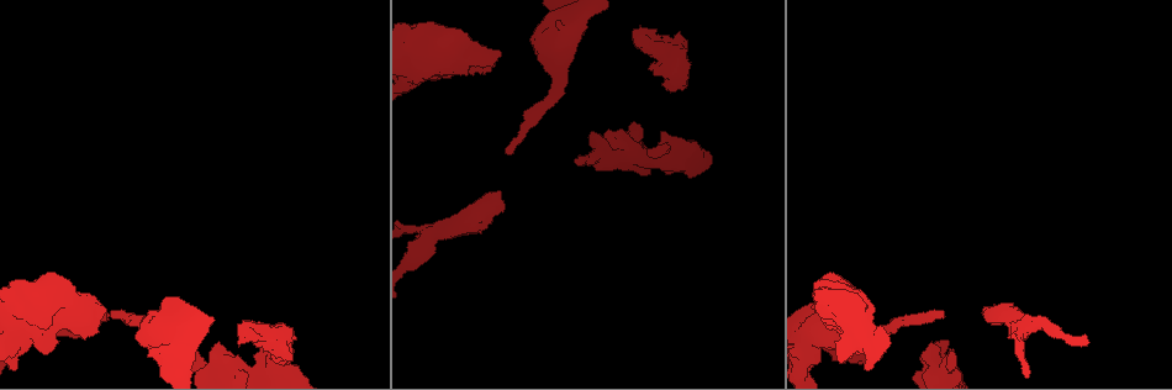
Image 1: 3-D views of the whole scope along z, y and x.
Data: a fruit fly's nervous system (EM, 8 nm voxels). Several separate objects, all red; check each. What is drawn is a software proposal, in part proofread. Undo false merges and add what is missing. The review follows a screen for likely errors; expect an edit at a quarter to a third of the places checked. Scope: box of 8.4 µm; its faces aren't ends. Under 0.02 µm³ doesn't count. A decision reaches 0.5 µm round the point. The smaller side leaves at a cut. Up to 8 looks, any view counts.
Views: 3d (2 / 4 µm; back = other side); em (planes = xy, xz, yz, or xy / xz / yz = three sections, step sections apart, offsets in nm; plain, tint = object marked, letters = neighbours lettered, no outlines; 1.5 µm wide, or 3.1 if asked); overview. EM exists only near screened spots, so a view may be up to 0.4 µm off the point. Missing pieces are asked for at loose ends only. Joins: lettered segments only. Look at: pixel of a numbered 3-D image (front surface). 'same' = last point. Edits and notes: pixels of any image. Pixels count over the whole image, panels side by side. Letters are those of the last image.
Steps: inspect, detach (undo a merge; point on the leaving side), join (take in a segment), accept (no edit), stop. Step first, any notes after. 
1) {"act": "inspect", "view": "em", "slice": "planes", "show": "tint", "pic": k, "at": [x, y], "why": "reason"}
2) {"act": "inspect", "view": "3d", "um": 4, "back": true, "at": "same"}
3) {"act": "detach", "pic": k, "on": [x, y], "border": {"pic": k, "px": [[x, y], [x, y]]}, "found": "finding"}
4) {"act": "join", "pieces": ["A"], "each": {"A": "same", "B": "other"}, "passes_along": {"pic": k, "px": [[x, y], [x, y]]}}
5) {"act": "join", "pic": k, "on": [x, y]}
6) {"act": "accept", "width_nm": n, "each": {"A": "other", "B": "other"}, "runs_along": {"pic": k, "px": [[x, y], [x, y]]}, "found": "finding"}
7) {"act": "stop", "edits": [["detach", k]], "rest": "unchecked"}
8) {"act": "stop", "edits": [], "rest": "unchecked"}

{"act": "inspect", "view": "em", "slice": "planes", "show": "letters", "pic": 1, "at": [1027, 328]}

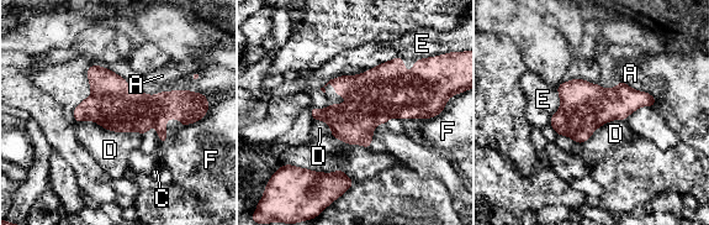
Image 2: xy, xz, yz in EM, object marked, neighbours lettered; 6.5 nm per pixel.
{"act": "accept", "width_nm": 320, "each": {"A": "other", "C": "other", "D": "other", "E": "other", "F": "other"}, "border": {"pic": 2, "px": [[77, 121], [141, 135]]}, "found": "continuous, no second neuron"}

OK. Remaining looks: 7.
{"act": "inspect", "view": "em", "slice": "xz", "step": 4, "show": "letters", "pic": 1, "at": [575, 51], "why": "an open end"}

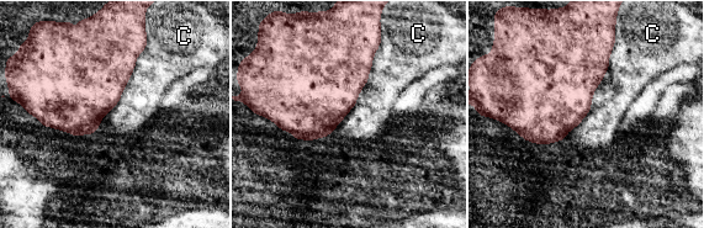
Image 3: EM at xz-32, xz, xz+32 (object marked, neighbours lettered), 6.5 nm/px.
{"act": "accept", "each": {"C": "other"}, "border": {"pic": 3, "px": [[147, 42], [120, 100], [106, 114]]}, "found": "no lettered segment goes on from it"}

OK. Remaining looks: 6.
{"act": "inspect", "view": "em", "slice": "xz", "step": 8, "show": "tint", "pic": 1, "at": [646, 151], "why": "branch stops here"}

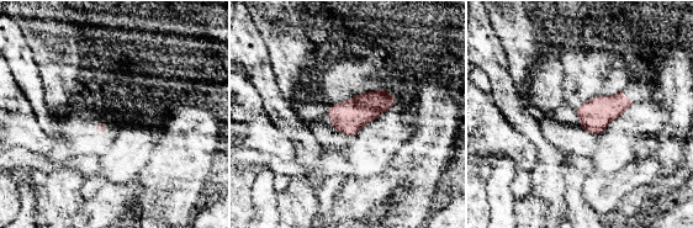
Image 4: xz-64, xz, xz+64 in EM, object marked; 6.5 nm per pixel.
{"act": "inspect", "view": "em", "slice": "planes", "show": "letters", "at": "same", "why": "another direction"}

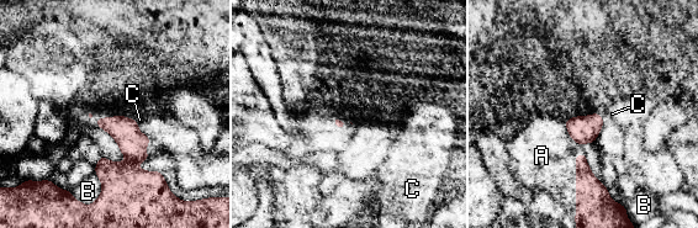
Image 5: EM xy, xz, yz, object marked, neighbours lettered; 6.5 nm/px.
{"act": "join", "pieces": ["A"], "longest_contact_nm": ["A", 280], "each": {"A": "same", "B": "other", "C": "other"}, "passes_along": {"pic": 5, "px": [[593, 205], [576, 171], [541, 155]]}, "found": "it goes on there"}

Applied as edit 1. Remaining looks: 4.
{"act": "stop", "edits": [["join", 5]], "rest": "unchecked"}

